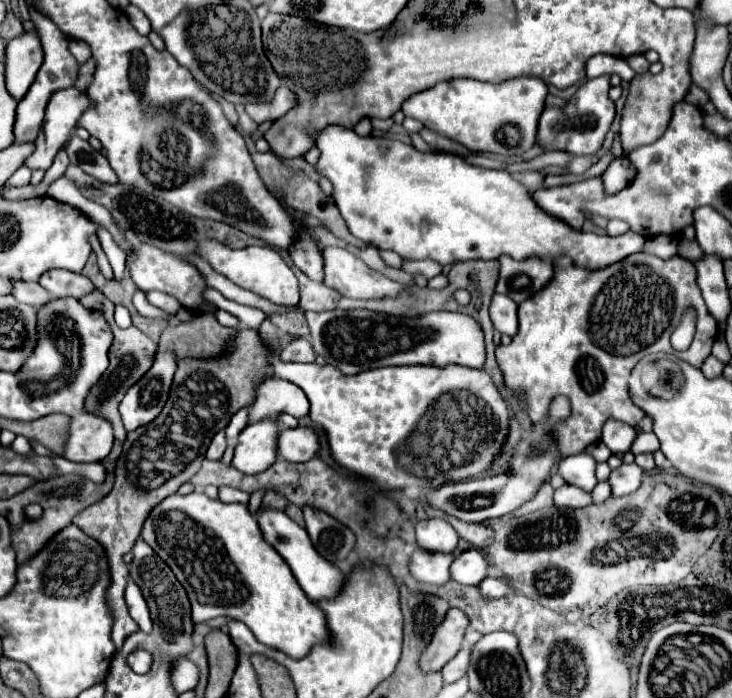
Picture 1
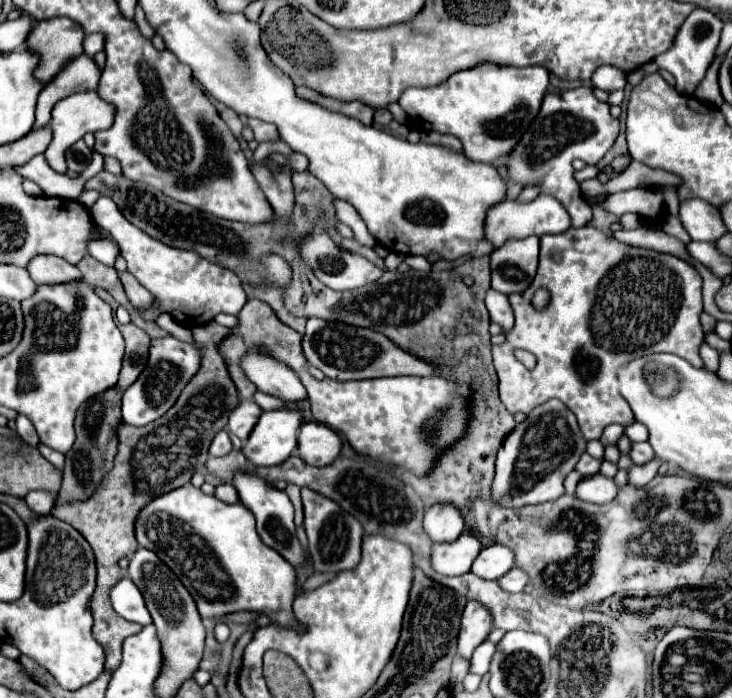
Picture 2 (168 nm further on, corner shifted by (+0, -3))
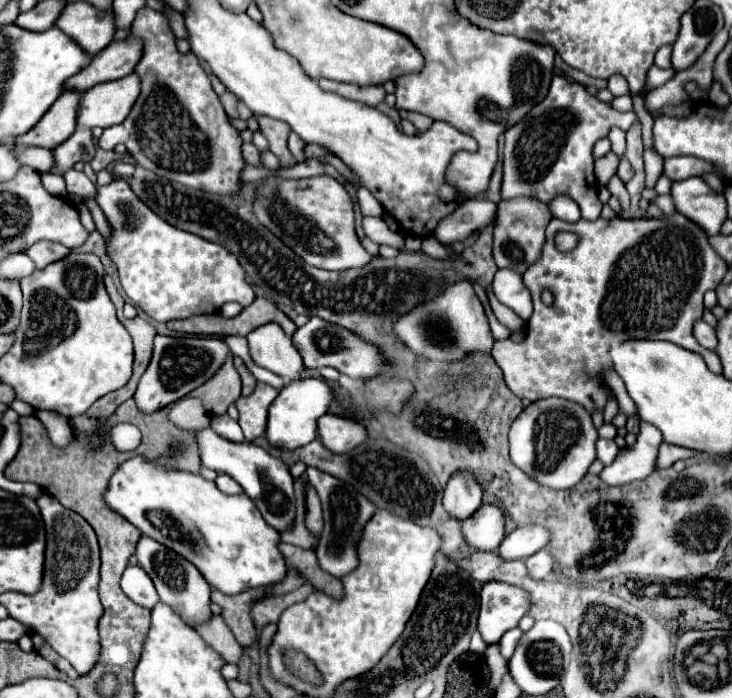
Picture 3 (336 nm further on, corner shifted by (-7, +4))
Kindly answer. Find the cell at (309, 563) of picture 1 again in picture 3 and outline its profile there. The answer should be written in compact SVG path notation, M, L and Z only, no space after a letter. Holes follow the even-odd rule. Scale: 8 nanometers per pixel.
M205 427L197 431L195 435L197 445L199 445L199 455L201 455L201 465L209 467L217 473L227 473L231 475L243 491L251 497L255 507L261 511L265 521L273 525L277 531L285 531L293 525L295 519L295 495L293 495L293 477L289 473L289 467L269 455L265 449L261 449L255 443L233 443L221 435L217 435L211 427Z

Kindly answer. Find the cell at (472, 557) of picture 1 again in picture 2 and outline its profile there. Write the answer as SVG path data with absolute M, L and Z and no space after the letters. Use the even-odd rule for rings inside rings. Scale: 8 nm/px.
M492 544L480 550L470 572L474 572L478 578L484 580L498 580L512 568L512 564L514 564L512 552L506 546Z

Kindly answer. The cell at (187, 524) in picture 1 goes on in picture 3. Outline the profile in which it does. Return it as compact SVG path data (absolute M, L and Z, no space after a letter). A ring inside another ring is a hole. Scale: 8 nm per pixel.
M139 455L119 465L103 495L105 495L103 497L105 503L115 513L119 513L129 523L133 523L143 535L161 541L165 547L171 547L173 551L181 553L187 561L193 561L193 565L201 569L209 585L225 595L237 595L253 587L269 587L271 583L281 583L287 575L285 559L277 549L279 531L267 525L267 521L261 517L261 513L245 493L225 495L217 489L213 481L207 481L201 475L193 475L177 469L165 469L149 461L147 457Z

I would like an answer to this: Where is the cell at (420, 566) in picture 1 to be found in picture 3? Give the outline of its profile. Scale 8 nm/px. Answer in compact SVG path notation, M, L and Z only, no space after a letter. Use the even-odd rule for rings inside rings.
M481 505L463 521L463 533L473 549L495 551L505 539L505 515L497 505Z

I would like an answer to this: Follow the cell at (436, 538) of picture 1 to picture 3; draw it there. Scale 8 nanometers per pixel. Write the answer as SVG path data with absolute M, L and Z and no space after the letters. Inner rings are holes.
M457 471L445 485L443 505L449 509L449 513L453 513L453 517L459 517L463 521L477 511L481 497L483 489L477 483L475 475L471 471Z

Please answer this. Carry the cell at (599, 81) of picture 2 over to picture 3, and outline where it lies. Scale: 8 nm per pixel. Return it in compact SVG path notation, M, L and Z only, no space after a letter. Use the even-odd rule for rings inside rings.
M613 77L609 79L609 87L607 87L613 95L629 95L629 85L625 79L621 77Z

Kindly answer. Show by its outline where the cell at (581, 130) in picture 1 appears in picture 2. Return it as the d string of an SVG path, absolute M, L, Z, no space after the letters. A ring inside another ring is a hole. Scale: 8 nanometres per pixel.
M580 86L562 94L546 94L540 114L508 156L508 174L522 184L538 184L542 194L560 200L572 218L574 228L586 226L592 220L592 208L582 198L580 186L574 180L572 160L580 158L586 164L596 164L612 148L616 136L618 120L608 112L608 104L594 96L590 86Z

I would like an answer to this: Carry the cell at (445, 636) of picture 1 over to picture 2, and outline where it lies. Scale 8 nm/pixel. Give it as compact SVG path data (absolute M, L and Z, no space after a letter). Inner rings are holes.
M468 602L462 614L460 632L458 632L458 644L456 644L456 656L468 660L478 644L486 640L486 636L492 630L490 612L482 608L482 604Z

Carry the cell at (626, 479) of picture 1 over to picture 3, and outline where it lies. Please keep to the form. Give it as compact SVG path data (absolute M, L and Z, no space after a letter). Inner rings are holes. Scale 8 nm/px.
M663 443L663 445L661 445L661 453L659 453L659 457L657 457L657 469L671 467L675 461L679 461L679 459L689 459L689 457L693 457L693 455L695 455L693 449Z

